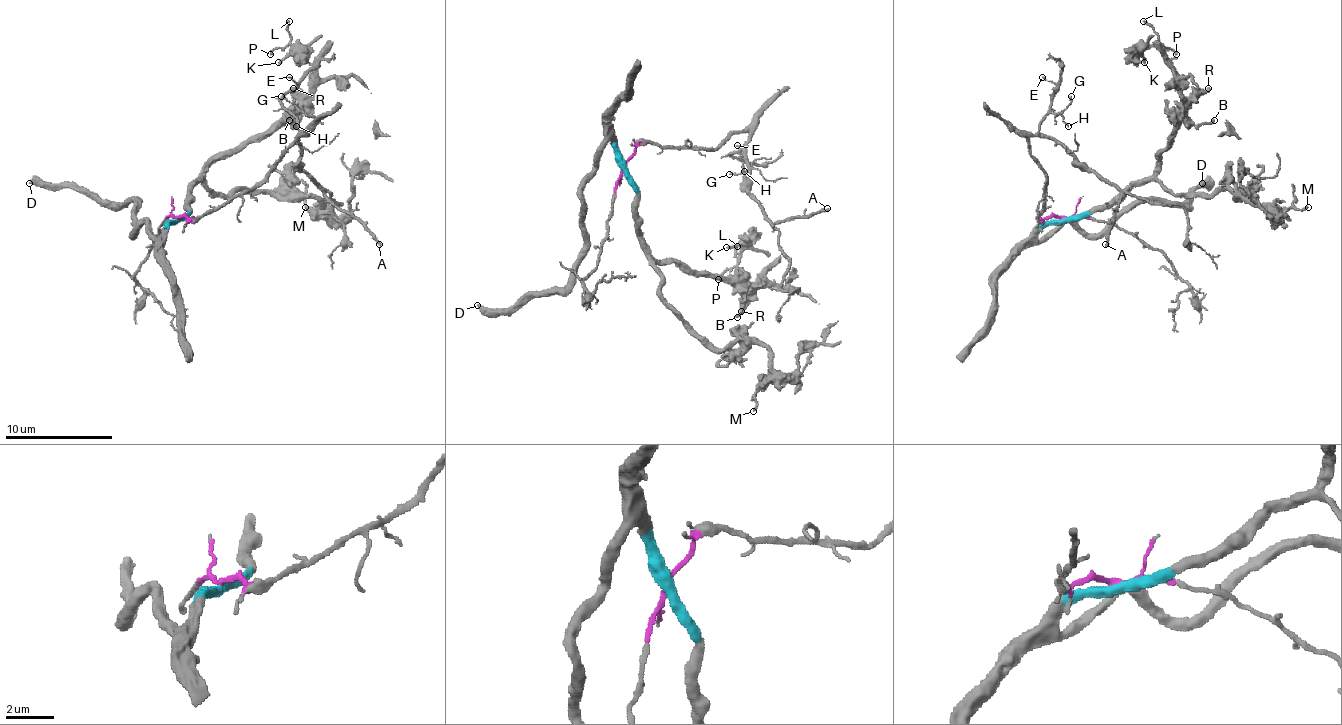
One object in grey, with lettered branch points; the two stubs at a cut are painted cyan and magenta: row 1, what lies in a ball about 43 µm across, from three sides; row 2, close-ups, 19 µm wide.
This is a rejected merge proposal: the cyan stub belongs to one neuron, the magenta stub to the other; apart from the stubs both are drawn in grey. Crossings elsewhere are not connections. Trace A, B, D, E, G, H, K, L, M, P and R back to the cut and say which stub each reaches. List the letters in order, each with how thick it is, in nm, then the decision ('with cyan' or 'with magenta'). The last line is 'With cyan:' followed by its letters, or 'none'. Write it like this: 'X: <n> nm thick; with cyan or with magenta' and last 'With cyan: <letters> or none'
A: 200 nm thick; with magenta
B: 200 nm thick; with cyan
D: 400 nm thick; with cyan
E: 110 nm thick; with magenta
G: 130 nm thick; with magenta
H: 100 nm thick; with magenta
K: 190 nm thick; with cyan
L: 170 nm thick; with cyan
M: 160 nm thick; with cyan
P: 150 nm thick; with cyan
R: 360 nm thick; with cyan
With cyan: B, D, K, L, M, P, R

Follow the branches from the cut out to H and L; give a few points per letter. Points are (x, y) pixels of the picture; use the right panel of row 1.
H: (1065, 218), (1040, 218), (1046, 178), (1030, 154), (1032, 135), (1048, 114), (1059, 114), (1067, 127)
L: (1065, 218), (1110, 207), (1169, 143), (1182, 103), (1174, 65), (1153, 36), (1145, 44), (1158, 33), (1142, 20)

